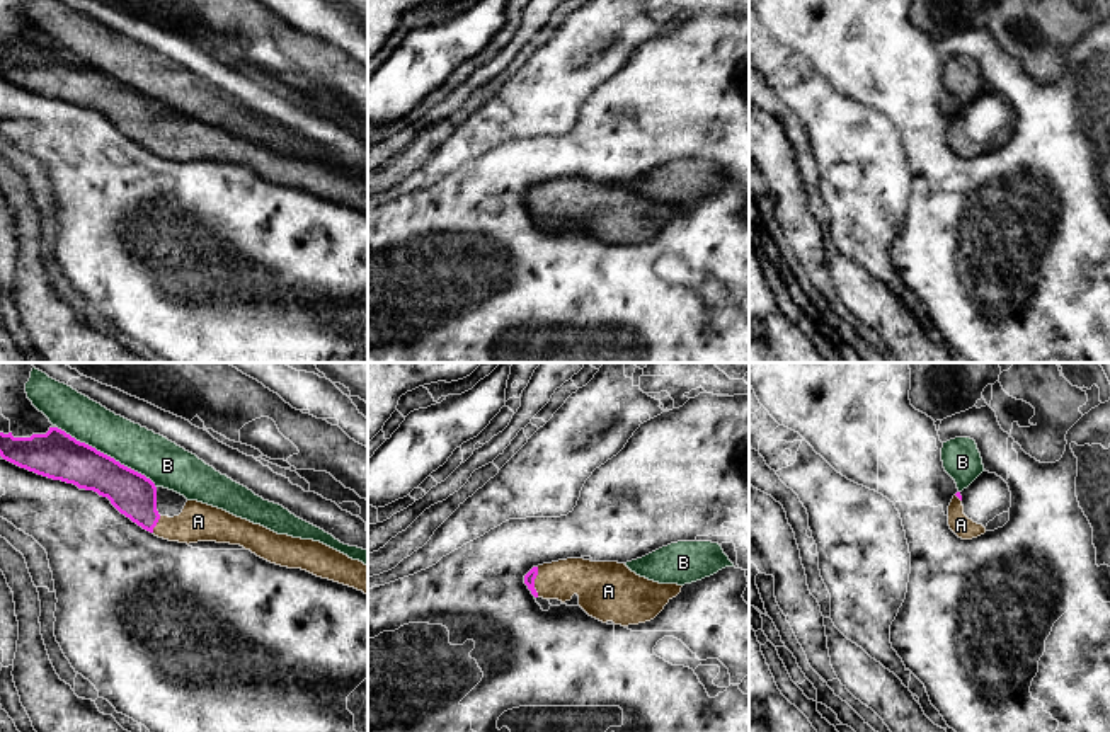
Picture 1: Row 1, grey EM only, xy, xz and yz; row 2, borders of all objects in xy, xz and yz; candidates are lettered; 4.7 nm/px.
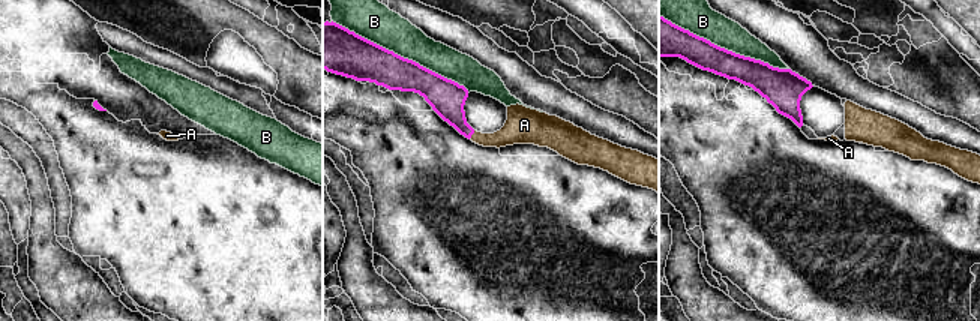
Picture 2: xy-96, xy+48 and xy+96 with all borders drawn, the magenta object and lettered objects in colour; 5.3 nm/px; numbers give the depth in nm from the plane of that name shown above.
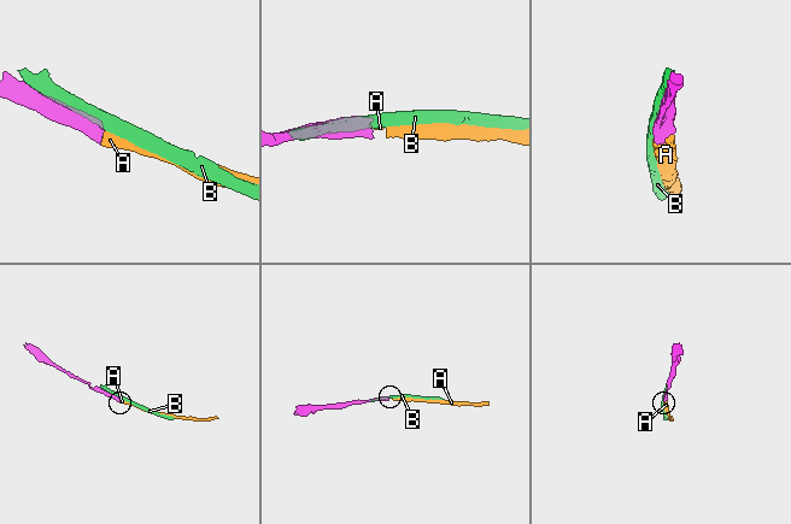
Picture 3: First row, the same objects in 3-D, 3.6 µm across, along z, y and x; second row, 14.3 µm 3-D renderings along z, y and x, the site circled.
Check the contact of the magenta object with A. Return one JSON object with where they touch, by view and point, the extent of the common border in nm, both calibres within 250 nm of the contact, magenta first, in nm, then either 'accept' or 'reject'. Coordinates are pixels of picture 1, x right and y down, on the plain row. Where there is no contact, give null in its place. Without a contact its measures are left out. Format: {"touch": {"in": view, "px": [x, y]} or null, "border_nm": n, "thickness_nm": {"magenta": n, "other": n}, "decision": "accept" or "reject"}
{"touch": {"in": "xz", "px": [533, 201]}, "border_nm": 140, "thickness_nm": {"magenta": 50, "other": 180}, "decision": "accept"}

